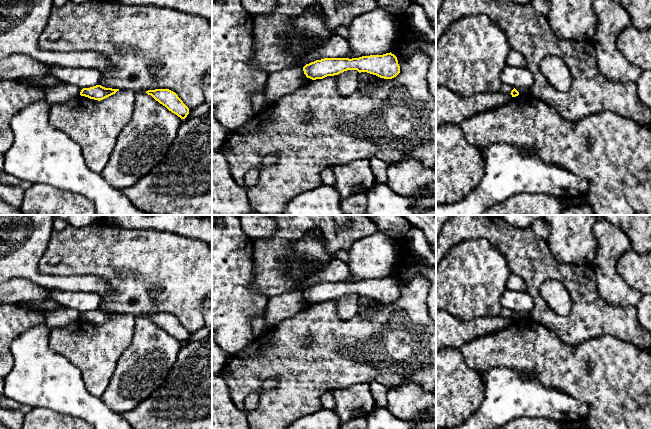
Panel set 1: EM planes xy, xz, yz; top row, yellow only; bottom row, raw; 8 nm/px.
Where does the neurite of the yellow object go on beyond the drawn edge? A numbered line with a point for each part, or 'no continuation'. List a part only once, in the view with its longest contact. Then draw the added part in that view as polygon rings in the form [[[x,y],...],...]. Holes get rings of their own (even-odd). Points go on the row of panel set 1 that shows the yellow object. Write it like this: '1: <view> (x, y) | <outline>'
no continuation

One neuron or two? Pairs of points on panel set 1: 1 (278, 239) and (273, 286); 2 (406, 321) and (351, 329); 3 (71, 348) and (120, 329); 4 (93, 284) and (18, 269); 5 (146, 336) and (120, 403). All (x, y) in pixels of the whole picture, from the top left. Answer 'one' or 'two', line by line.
1: one
2: one
3: one
4: one
5: one

